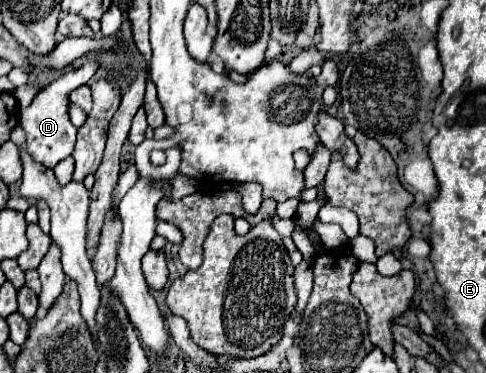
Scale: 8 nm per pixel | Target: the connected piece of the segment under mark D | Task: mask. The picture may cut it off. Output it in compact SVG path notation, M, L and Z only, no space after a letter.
M86 63L80 69L72 69L72 71L64 73L60 79L52 81L44 89L40 89L40 93L36 93L32 103L26 109L22 109L20 125L26 131L26 149L28 149L28 153L32 153L34 161L38 161L46 167L54 167L58 161L72 155L74 145L76 145L76 127L72 125L70 113L68 113L70 111L70 93L74 89L78 89L80 85L88 83L90 77L96 73L96 69L98 69L96 63Z

